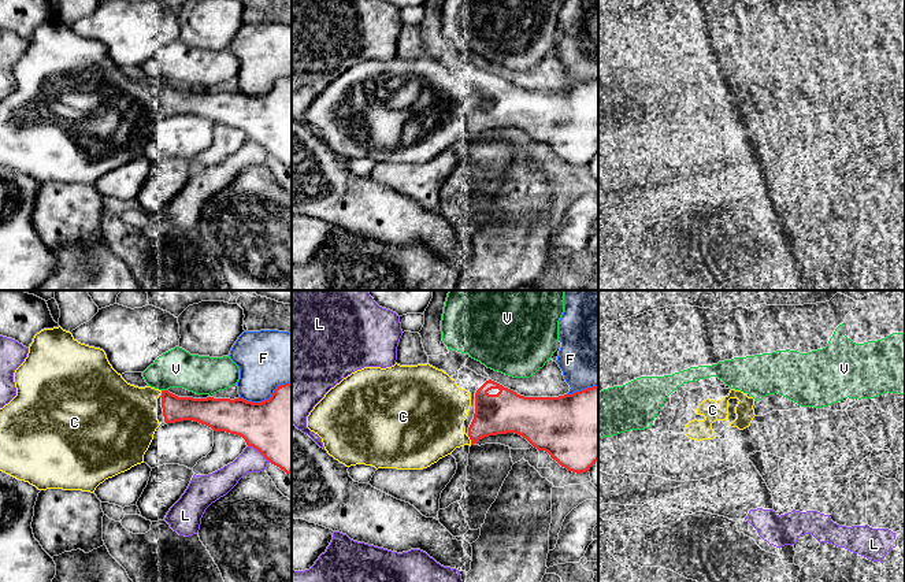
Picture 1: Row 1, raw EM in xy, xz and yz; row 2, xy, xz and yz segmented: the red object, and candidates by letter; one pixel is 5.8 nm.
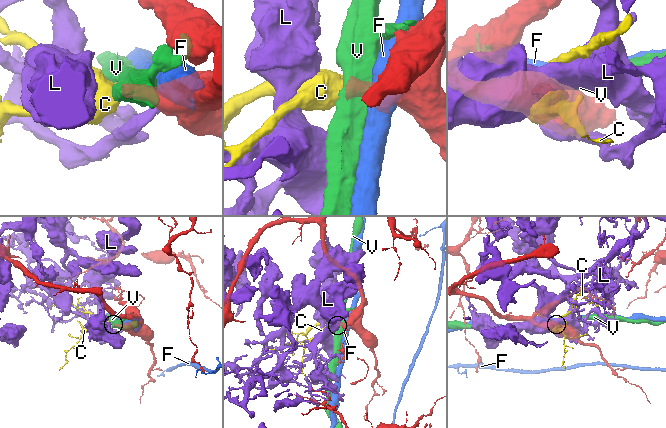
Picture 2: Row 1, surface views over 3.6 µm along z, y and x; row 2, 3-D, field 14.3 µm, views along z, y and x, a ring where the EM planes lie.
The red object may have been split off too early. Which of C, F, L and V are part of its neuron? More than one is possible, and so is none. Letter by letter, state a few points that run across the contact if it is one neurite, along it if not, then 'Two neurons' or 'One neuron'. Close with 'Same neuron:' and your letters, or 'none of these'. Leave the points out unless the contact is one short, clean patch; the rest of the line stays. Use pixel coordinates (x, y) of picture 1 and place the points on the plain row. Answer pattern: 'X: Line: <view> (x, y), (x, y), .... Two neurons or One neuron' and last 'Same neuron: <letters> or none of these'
C: One neuron
F: Two neurons
L: Two neurons
V: Two neurons
Same neuron: C

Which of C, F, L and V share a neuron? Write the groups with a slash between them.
C / F / L / V

